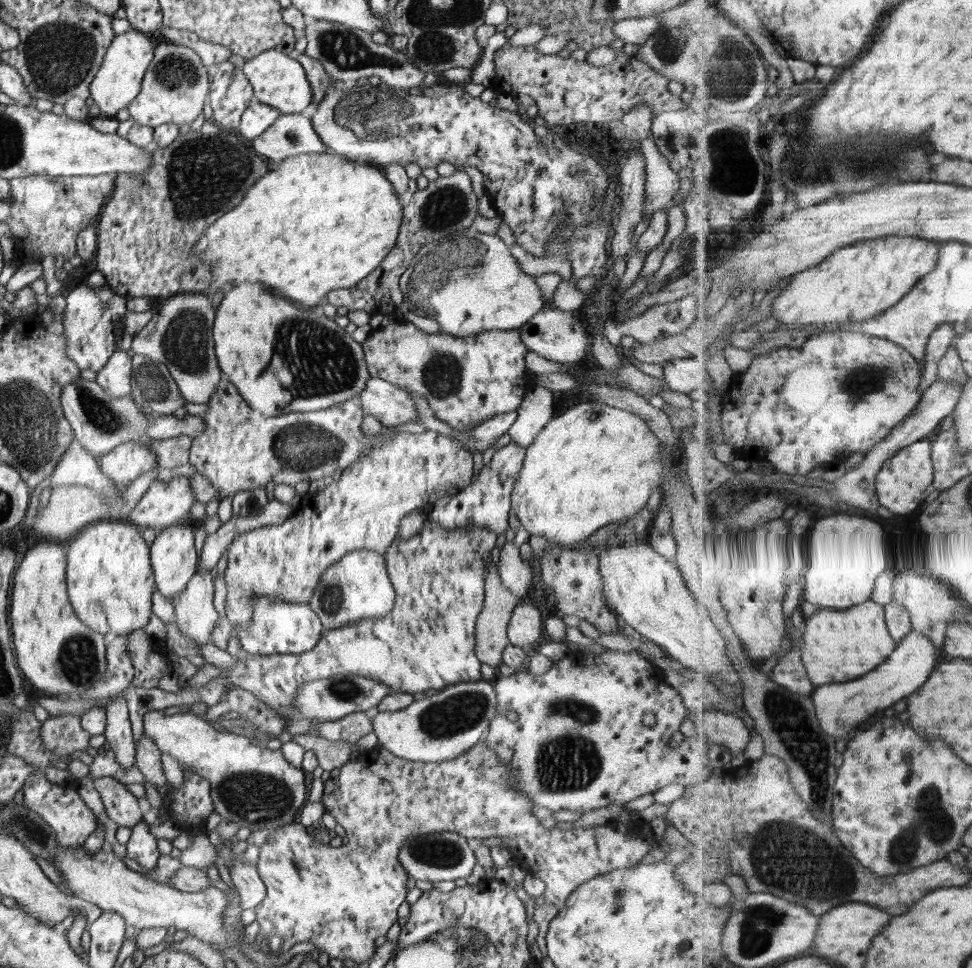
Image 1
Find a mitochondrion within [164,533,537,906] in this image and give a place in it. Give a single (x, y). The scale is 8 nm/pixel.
(256, 798)

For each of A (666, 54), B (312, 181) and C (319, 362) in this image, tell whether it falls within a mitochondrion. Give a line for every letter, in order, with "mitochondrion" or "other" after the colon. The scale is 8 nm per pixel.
A: mitochondrion
B: other
C: mitochondrion

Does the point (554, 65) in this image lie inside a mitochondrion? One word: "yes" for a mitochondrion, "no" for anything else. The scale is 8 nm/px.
no

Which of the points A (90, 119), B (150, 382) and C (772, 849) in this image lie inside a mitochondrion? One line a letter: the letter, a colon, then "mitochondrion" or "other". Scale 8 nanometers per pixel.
A: other
B: mitochondrion
C: mitochondrion

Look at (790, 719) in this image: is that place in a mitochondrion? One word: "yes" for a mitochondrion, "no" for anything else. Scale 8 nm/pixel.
yes

